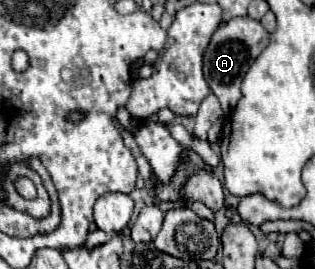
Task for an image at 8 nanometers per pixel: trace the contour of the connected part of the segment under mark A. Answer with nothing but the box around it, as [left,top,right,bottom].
[204,17,268,113]

